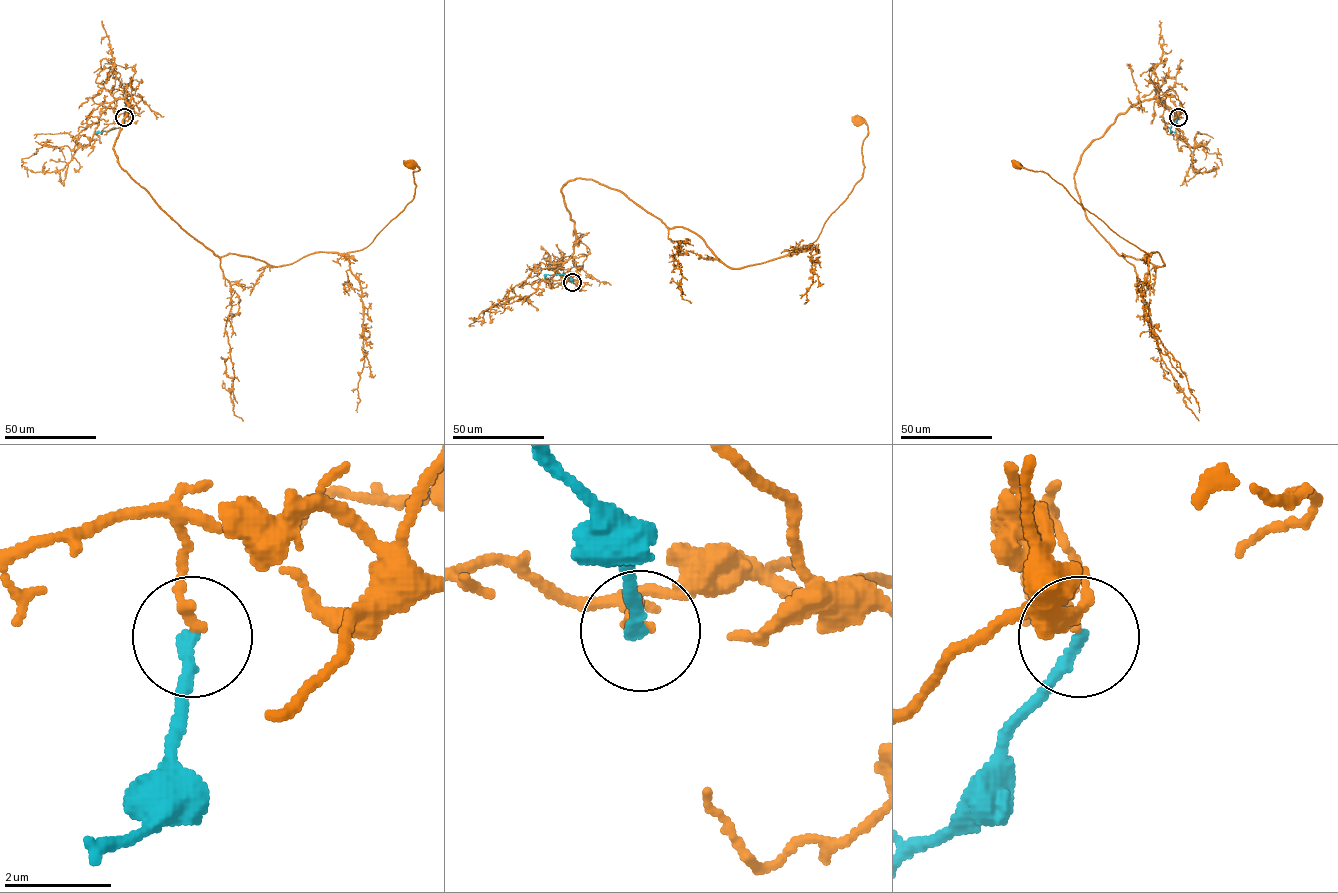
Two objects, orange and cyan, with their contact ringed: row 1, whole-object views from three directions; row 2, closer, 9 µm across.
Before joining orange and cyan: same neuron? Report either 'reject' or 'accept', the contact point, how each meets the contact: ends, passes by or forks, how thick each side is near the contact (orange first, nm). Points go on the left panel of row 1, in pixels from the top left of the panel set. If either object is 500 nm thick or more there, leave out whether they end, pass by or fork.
reject | (124, 117) | orange ends | cyan ends | 190/200 nm

